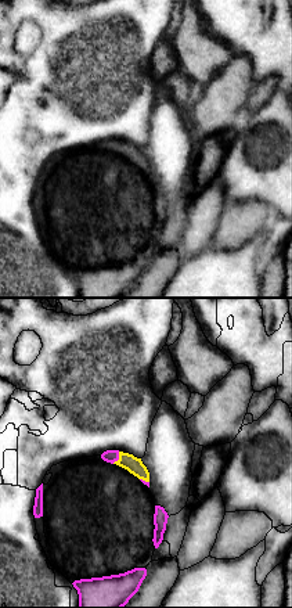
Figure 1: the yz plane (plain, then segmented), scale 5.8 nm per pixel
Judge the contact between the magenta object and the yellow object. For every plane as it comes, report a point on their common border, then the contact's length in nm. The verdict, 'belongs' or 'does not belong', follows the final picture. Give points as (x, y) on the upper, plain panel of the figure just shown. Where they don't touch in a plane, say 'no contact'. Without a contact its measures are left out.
meets magenta at (118, 148); contact 80 nm long

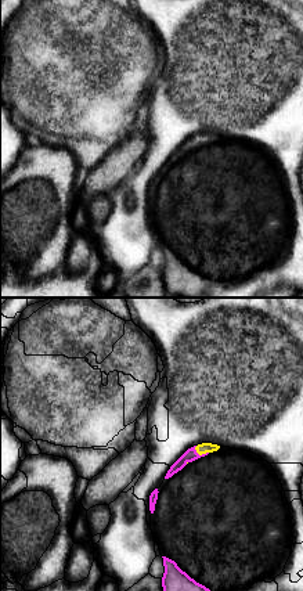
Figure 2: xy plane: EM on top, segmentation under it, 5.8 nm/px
meets magenta at (202, 144); contact 90 nm long

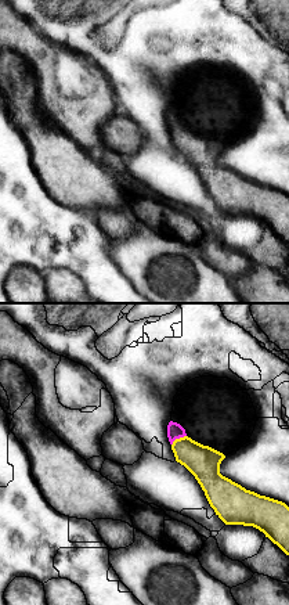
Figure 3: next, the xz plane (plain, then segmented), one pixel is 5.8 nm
meets magenta at (177, 128); contact 110 nm long

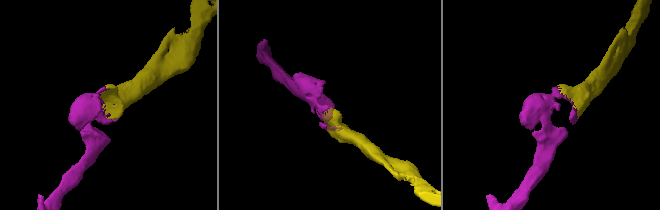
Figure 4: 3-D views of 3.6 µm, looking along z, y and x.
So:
belongs

